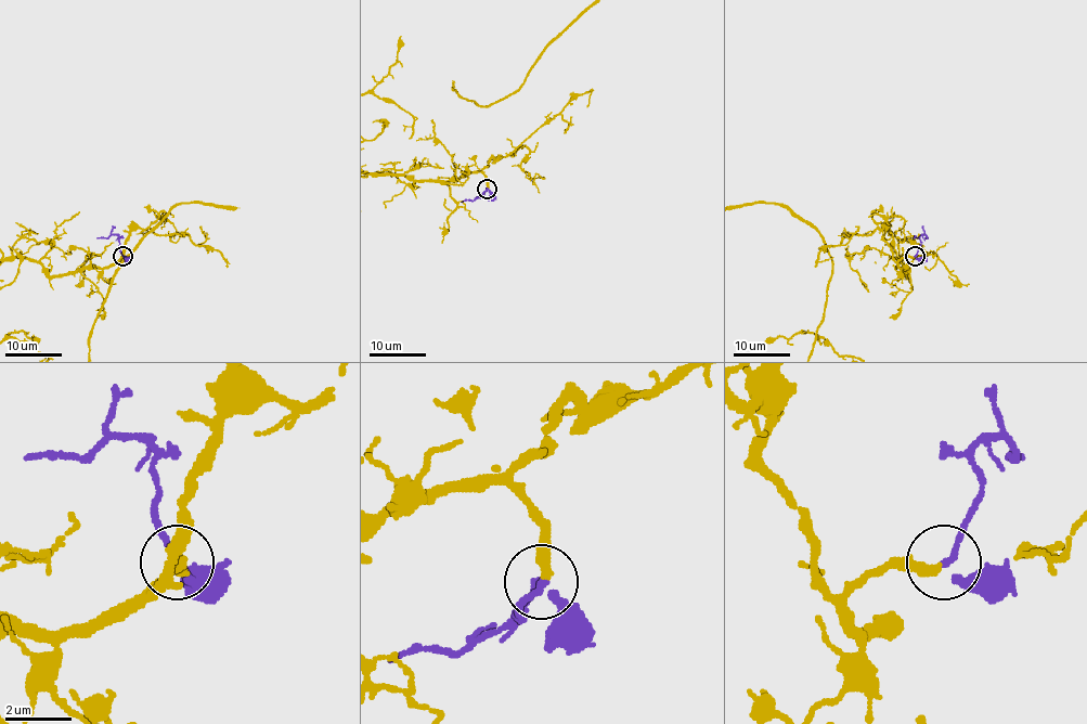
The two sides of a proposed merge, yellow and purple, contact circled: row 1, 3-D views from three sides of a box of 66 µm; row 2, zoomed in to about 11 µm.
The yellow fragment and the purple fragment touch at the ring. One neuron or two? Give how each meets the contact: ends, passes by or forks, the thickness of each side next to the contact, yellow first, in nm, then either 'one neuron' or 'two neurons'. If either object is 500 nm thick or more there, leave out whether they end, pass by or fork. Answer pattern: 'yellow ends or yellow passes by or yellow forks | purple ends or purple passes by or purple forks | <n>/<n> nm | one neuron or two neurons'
yellow ends | purple passes by | 340/180 nm | one neuron

